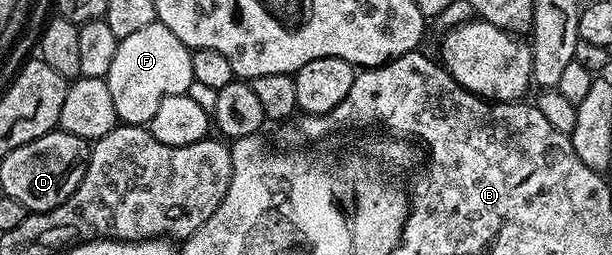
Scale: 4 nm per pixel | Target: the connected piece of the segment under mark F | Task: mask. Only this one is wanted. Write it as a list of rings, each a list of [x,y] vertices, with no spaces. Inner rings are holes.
[[[158,22],[120,40],[105,78],[109,94],[113,94],[116,117],[127,126],[147,126],[165,98],[187,95],[193,81],[191,54],[192,49],[186,48],[173,30]]]

